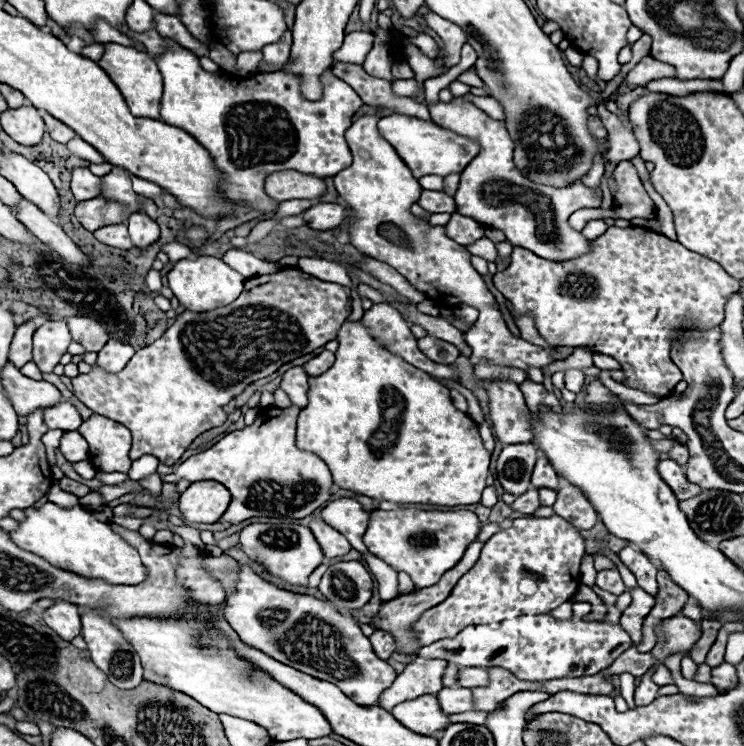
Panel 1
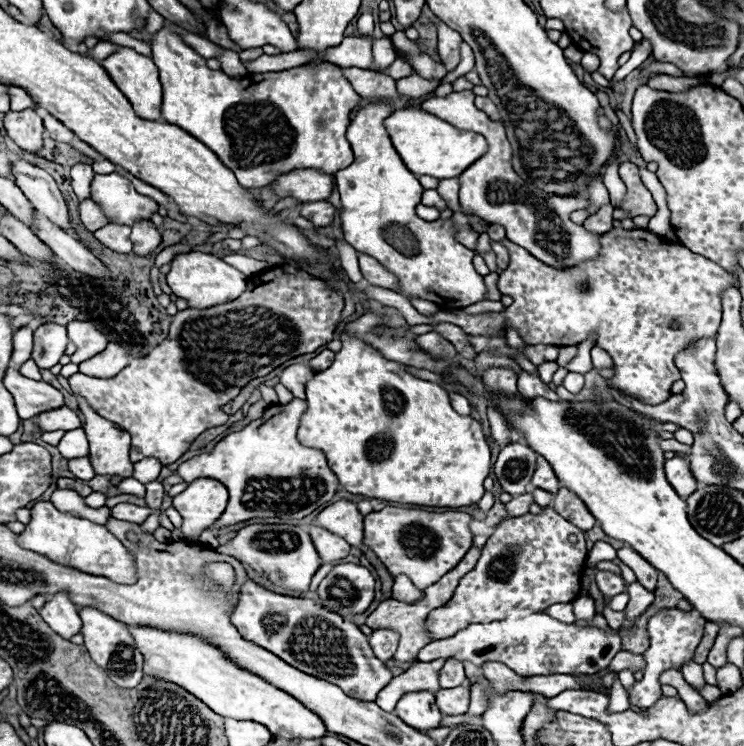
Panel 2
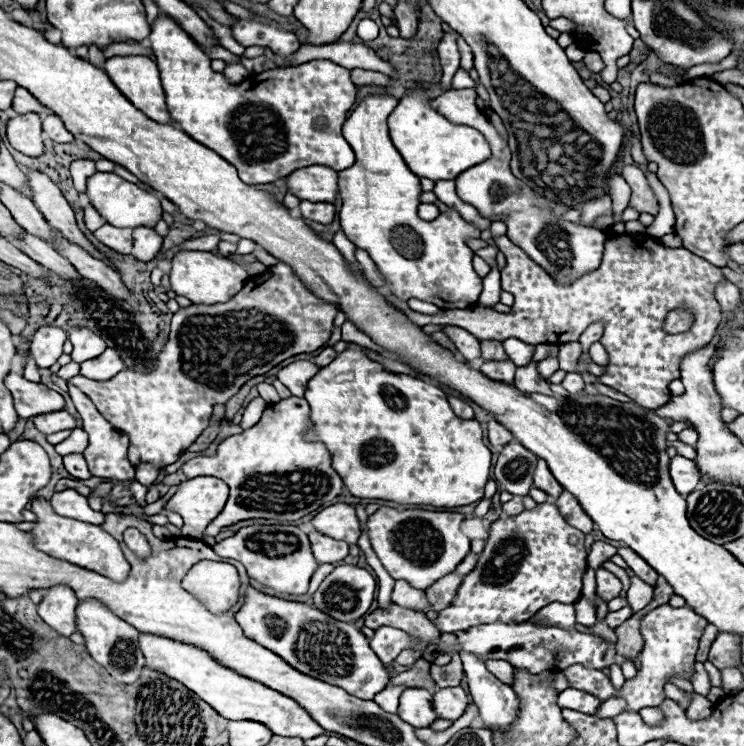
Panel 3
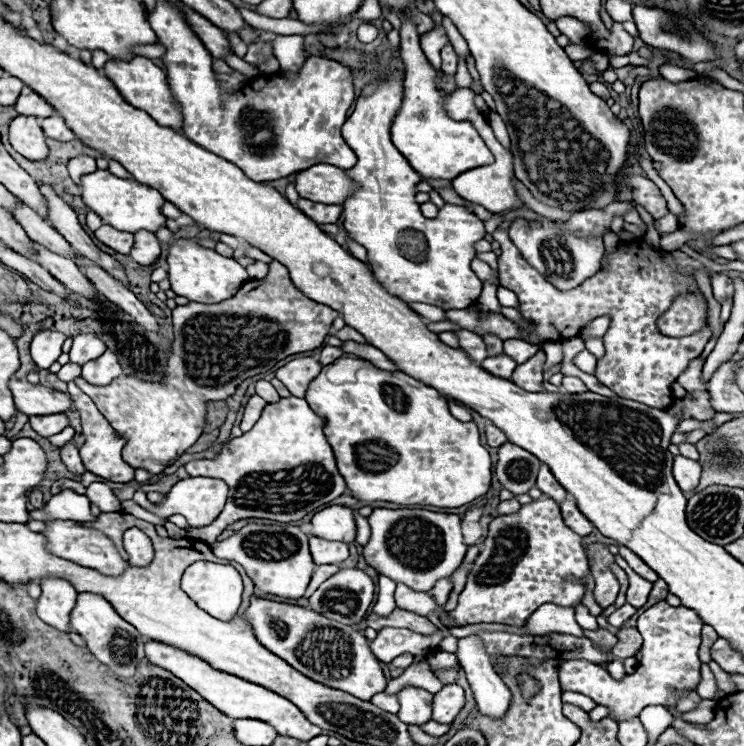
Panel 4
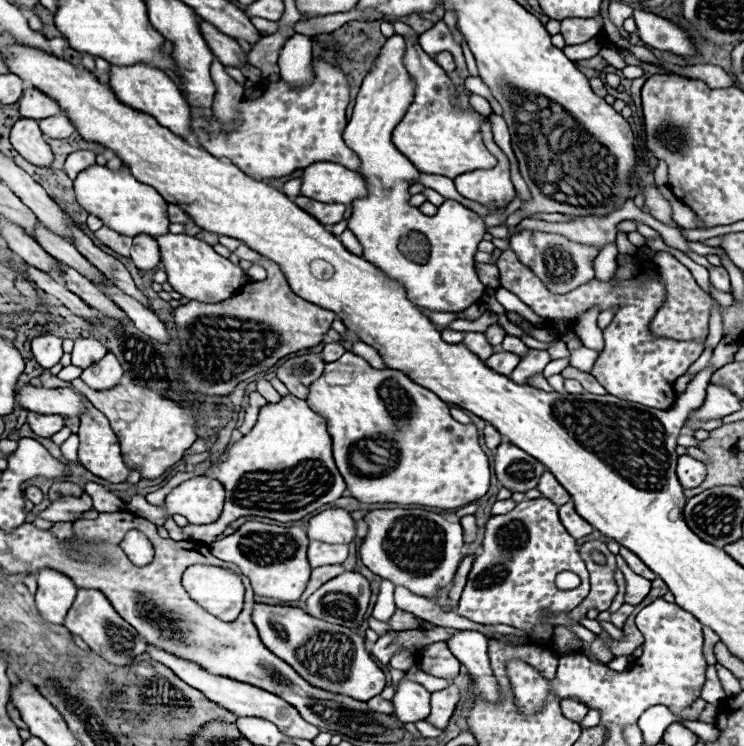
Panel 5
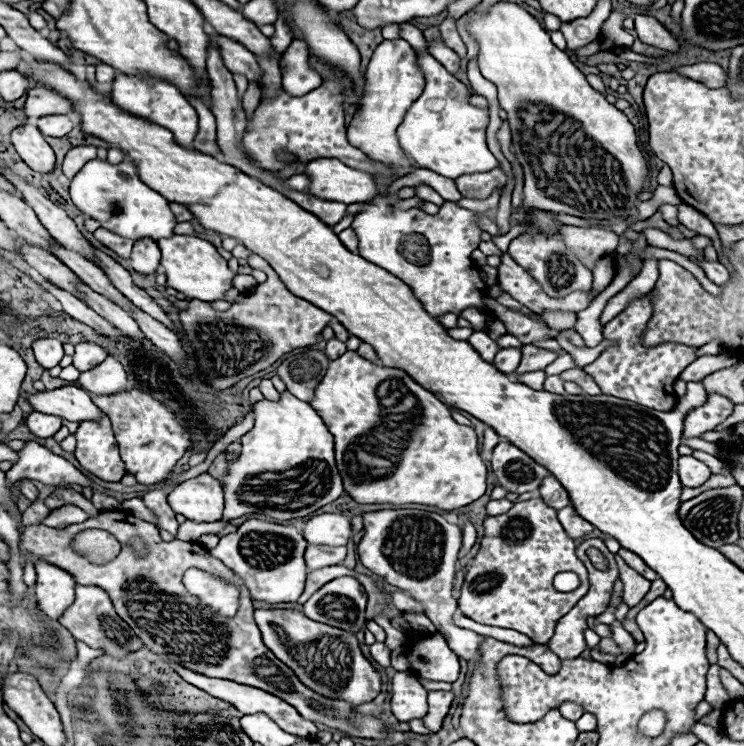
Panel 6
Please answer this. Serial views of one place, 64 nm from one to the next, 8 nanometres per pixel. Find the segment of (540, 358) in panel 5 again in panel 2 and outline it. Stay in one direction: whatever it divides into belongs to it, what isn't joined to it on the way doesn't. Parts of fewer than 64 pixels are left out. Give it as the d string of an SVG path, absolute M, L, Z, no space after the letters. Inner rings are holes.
M522 372L522 374L520 374L520 378L518 378L518 392L520 392L522 398L526 398L526 400L534 400L534 398L538 398L538 396L542 396L542 398L546 398L546 400L552 400L552 402L558 400L558 396L556 396L554 390L550 390L540 378L530 376L528 372Z

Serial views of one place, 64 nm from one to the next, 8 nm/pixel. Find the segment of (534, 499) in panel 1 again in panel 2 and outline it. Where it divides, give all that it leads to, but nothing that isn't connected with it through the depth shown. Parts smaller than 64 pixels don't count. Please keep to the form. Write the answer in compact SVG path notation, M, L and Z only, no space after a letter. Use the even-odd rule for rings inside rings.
M522 494L522 496L516 496L512 502L506 504L506 510L508 510L508 516L520 516L520 514L526 514L530 504L534 504L534 496L532 494Z

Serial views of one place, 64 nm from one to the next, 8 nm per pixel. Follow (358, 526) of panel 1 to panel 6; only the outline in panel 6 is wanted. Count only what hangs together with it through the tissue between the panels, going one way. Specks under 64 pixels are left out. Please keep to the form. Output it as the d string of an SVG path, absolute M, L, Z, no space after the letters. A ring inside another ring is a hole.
M318 514L306 522L304 538L310 544L344 546L352 538L350 518L344 514Z

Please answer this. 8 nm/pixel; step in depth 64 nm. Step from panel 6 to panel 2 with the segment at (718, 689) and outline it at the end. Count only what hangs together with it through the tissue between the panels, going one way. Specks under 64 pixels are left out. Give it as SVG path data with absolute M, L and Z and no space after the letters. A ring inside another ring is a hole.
M692 660L686 662L686 664L682 664L682 674L684 674L686 682L692 684L692 686L696 686L696 688L700 688L700 686L706 684L704 676L702 676L702 666L696 664L696 662L692 662Z

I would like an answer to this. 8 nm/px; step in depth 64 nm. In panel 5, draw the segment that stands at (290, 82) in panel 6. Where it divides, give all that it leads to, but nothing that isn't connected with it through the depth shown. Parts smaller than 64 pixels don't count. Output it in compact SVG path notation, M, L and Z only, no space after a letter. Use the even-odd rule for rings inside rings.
M294 34L290 36L278 56L278 66L280 66L280 78L294 84L294 86L304 86L312 82L312 70L310 70L310 54L312 42L304 34Z

